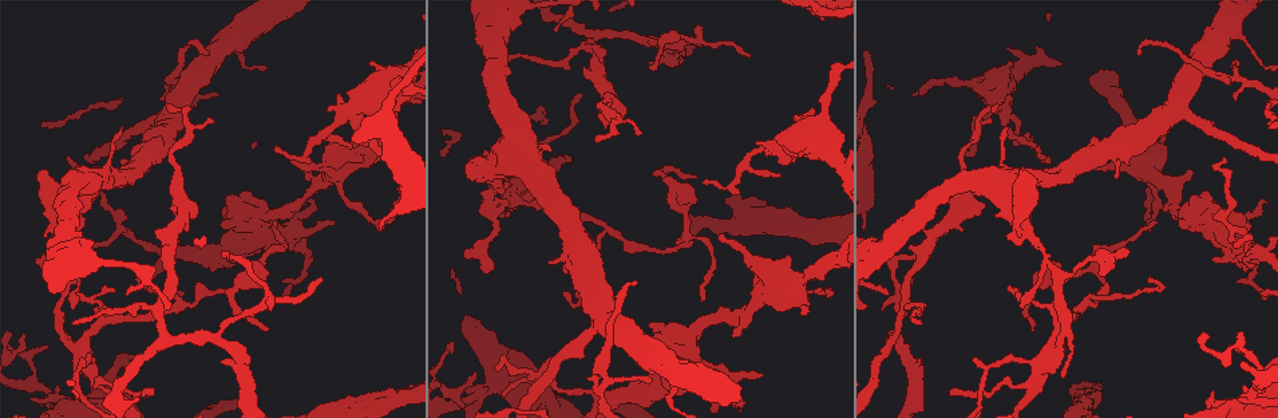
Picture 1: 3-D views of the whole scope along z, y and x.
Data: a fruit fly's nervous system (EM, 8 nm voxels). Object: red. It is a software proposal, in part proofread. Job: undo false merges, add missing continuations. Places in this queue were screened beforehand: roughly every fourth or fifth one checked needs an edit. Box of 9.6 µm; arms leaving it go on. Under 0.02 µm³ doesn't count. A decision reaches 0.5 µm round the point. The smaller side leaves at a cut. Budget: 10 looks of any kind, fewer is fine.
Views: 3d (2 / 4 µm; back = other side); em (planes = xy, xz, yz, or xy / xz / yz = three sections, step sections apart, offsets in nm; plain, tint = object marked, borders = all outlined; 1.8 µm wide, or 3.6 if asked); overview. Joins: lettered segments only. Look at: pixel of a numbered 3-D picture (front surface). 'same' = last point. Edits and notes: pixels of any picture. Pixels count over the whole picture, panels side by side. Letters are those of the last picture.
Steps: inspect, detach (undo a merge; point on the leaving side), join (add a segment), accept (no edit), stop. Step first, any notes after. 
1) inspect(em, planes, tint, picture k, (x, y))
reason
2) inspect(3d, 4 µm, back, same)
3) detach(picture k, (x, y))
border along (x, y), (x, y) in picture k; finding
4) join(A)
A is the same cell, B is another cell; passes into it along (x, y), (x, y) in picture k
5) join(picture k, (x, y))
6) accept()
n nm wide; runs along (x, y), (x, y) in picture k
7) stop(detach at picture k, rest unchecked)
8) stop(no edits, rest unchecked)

inspect(em, 3.6 µm, xy, step 8, borders, picture 1, (1219, 204))

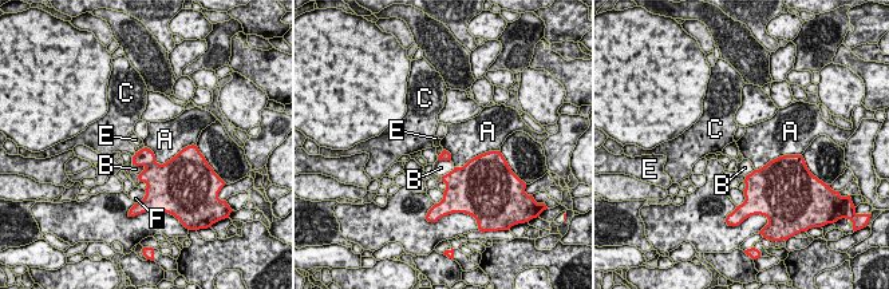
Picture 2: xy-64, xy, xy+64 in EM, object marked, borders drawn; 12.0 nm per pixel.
inspect(em, 3.6 µm, planes, borders, same)

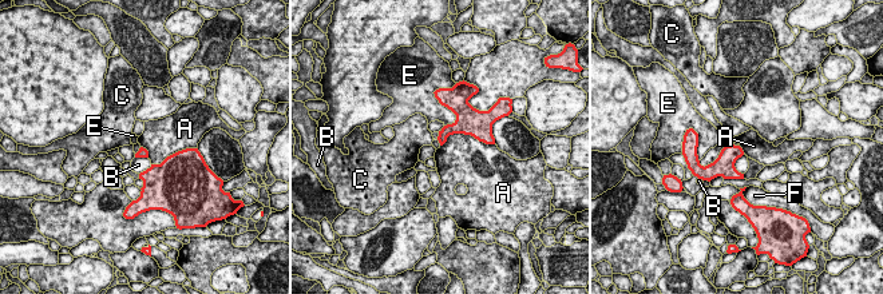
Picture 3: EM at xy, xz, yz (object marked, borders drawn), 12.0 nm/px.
accept()
A touches over 550 nm; A, B, C, E and F are other cells; border along (486, 144), (451, 134), (440, 146) in picture 3; none of them fits

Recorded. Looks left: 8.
inspect(3d, 4 µm, picture 1, (1054, 275))
sharp bend

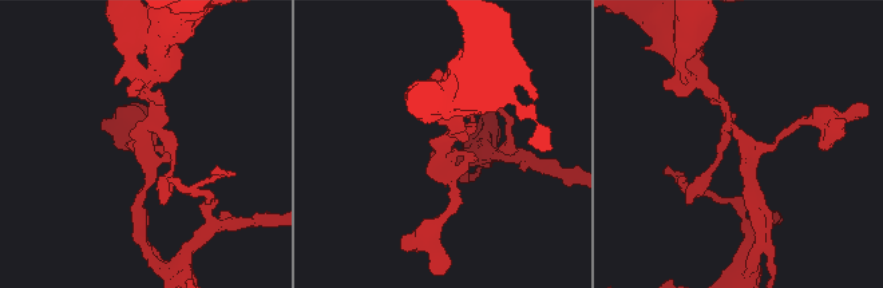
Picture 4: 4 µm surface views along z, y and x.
inspect(em, xz, step 8, tint, picture 4, (143, 147))
4 arms; now the EM

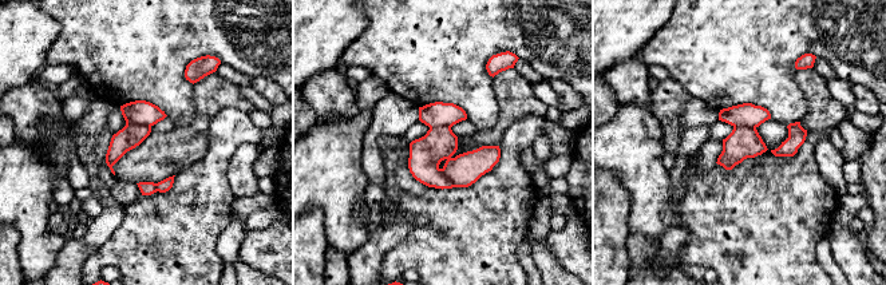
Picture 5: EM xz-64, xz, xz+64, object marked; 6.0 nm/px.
inspect(em, planes, borders, same)

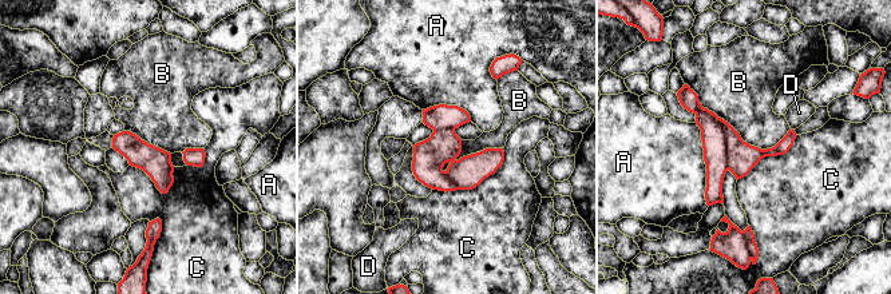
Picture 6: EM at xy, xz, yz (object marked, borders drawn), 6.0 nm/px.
detach(picture 6, (741, 157))
B touches over 700 nm; A, B, C and D are other cells; border along (716, 116), (724, 132), (728, 169) in picture 6; two neurons meet here

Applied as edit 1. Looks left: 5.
inspect(overview)

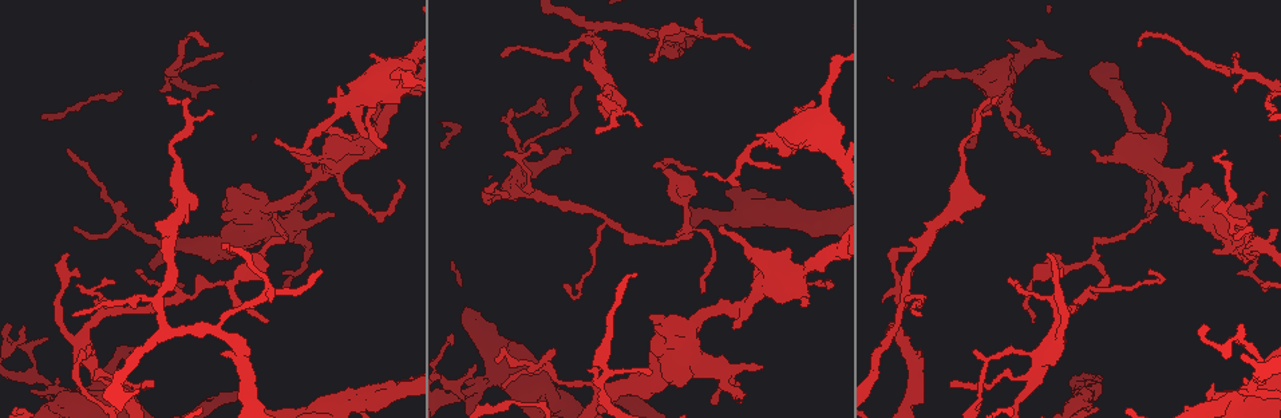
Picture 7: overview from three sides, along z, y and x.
inspect(3d, 2 µm, picture 7, (1259, 246))
calibre changes

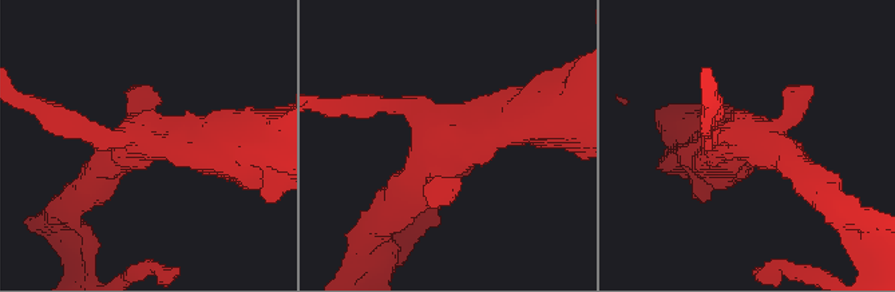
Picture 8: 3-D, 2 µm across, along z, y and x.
inspect(em, xz, step 8, tint, picture 8, (445, 134))

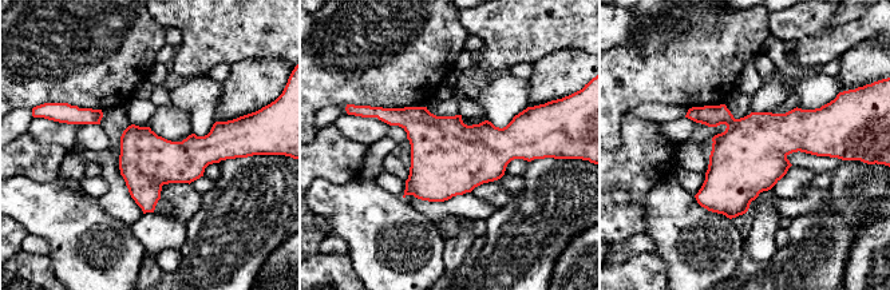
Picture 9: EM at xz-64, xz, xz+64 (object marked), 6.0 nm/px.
inspect(em, planes, borders, same)
another direction

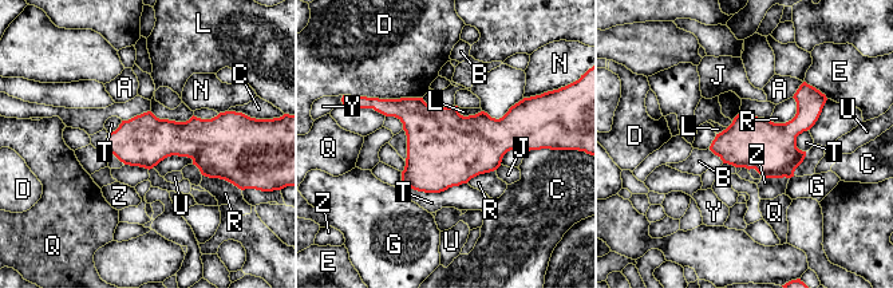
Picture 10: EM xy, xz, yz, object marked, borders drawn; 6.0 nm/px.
accept()
T touches over 400 nm; A, B, C, D, E, G, J, L, N, Q, R, T, U, Y and Z are other cells; border along (150, 110), (176, 121), (193, 115) in picture 10; all the same neuron

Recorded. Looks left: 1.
stop(detach at picture 6, rest unchecked)

